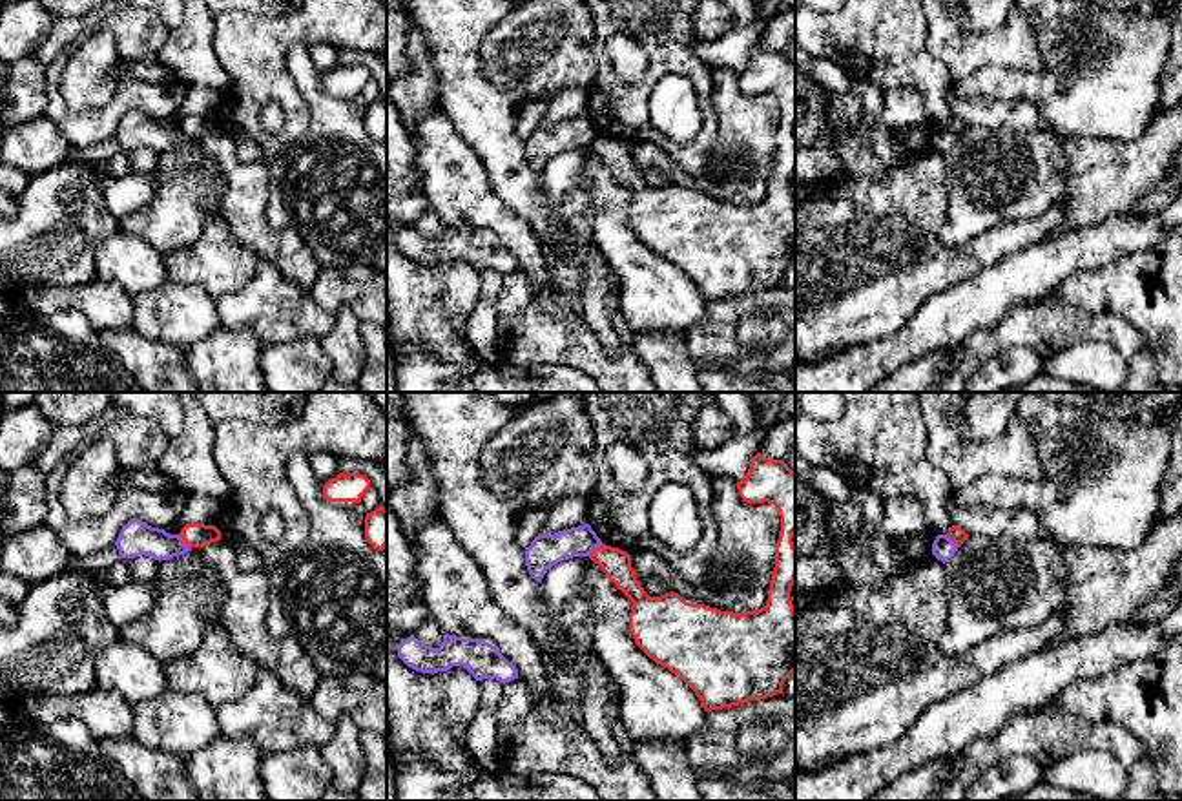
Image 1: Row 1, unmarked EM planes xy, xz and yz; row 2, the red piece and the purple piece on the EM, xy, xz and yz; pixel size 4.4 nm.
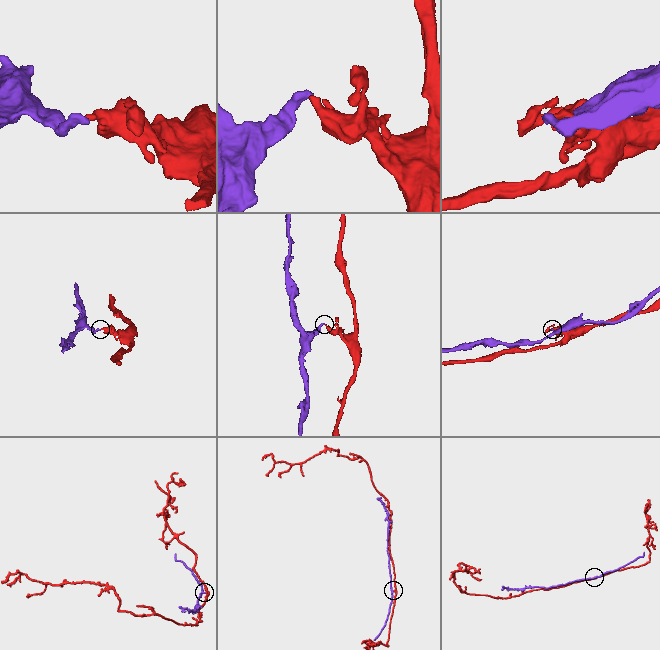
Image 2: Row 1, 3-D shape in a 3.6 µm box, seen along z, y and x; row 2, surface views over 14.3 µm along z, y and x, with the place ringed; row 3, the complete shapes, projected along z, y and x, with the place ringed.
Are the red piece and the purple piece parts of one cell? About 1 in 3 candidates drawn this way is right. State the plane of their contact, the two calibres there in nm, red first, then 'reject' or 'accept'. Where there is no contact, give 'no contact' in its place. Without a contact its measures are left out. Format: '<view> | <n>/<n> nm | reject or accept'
xz | 130/140 nm | reject

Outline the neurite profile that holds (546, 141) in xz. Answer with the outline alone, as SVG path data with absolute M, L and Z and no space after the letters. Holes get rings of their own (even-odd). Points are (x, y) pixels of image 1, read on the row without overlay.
M589 115L555 126L538 126L531 137L525 139L527 162L536 173L542 173L547 161L555 155L573 148L589 148L598 137L602 137L602 131Z

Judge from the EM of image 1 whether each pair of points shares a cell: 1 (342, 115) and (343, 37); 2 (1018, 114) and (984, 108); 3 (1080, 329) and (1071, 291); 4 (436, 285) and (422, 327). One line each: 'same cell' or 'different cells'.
1: different cells
2: same cell
3: different cells
4: same cell

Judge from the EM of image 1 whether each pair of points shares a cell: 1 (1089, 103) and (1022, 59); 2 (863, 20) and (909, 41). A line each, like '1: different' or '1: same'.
1: different
2: same

